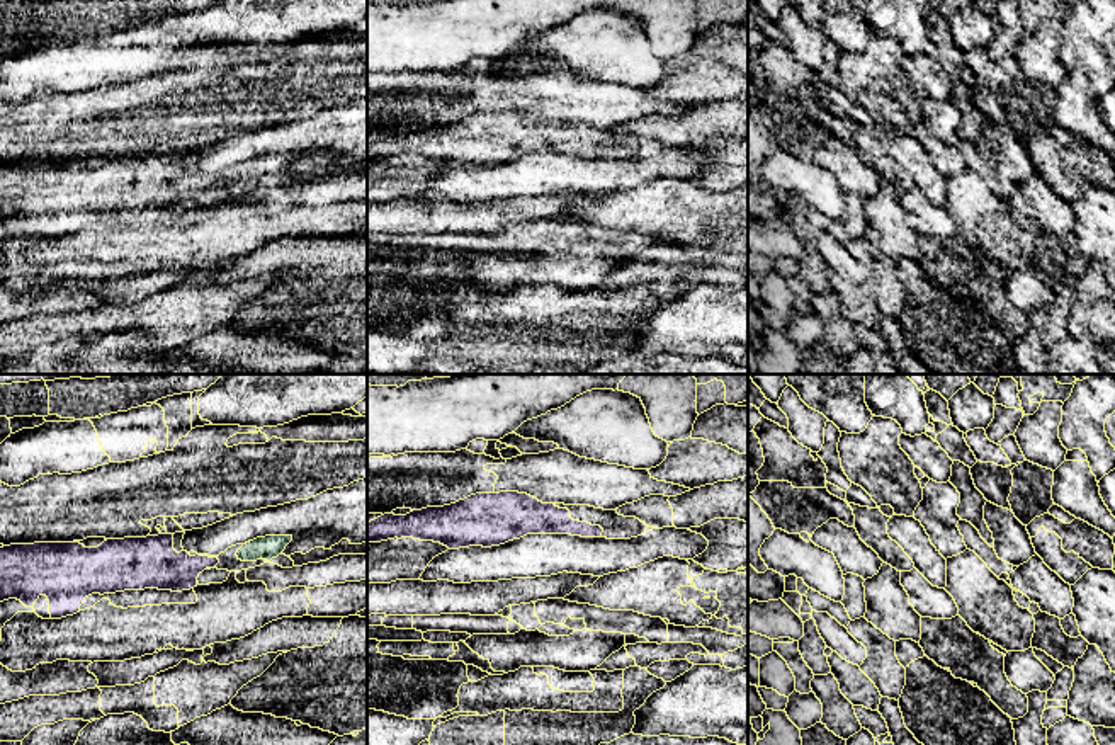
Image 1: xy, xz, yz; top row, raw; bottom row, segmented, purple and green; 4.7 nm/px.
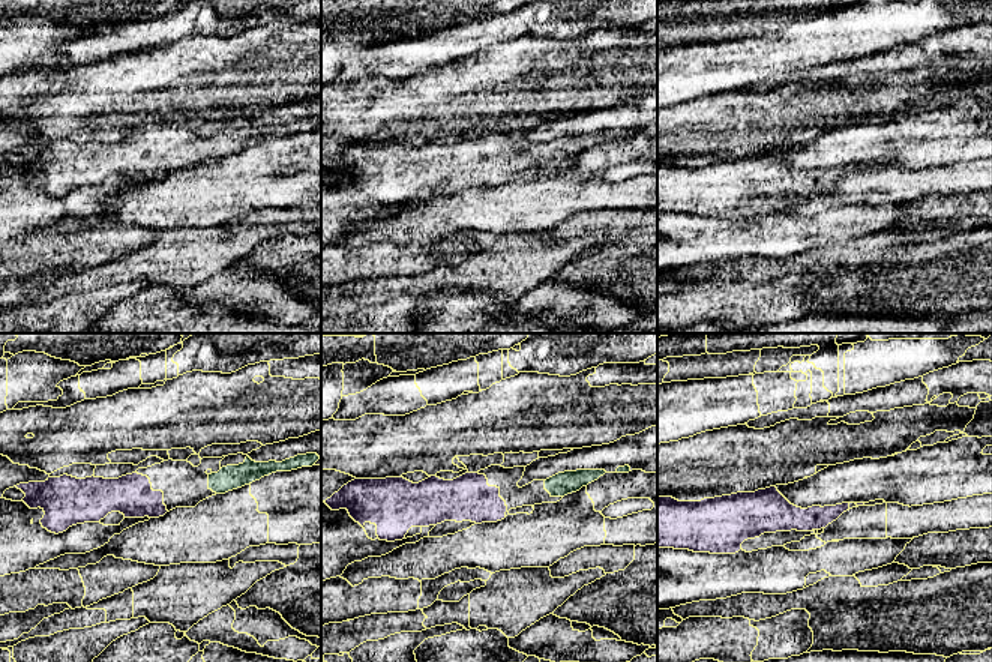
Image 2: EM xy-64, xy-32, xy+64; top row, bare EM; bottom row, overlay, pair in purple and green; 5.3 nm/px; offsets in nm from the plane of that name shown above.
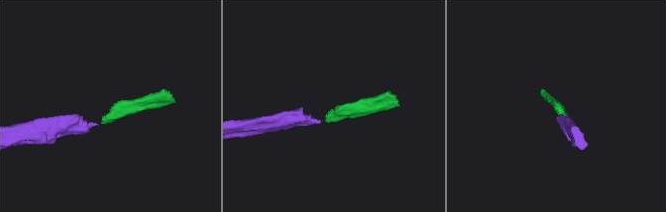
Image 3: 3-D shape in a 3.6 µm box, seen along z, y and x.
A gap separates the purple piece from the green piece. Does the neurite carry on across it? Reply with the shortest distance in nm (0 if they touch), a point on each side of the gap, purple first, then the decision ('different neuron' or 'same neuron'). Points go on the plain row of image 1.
90 nm | xy (218, 179), (237, 174) | same neuron

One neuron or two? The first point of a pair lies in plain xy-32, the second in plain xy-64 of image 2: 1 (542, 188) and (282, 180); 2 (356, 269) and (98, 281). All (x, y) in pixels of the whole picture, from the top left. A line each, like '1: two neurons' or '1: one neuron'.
1: one neuron
2: two neurons

